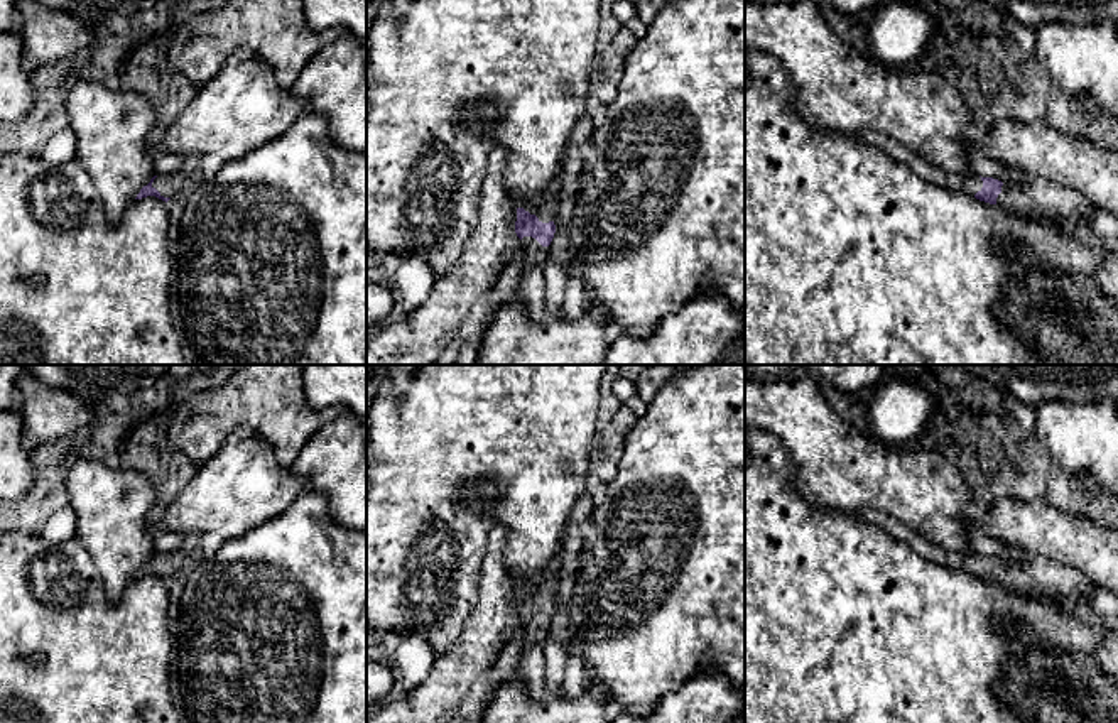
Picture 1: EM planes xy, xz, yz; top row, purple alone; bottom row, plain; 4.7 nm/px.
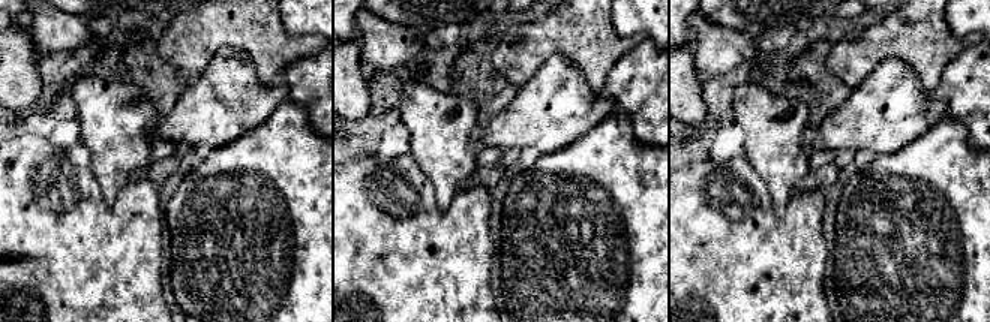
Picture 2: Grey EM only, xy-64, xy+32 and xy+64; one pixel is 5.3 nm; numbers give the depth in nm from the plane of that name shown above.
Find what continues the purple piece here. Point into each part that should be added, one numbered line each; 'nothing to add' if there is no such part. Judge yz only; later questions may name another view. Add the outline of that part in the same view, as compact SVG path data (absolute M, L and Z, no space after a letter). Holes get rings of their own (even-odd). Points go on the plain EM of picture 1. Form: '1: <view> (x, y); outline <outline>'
1: yz (968, 561); outline M861 510L856 514L856 517L871 525L878 525L885 532L888 532L892 537L905 542L912 549L915 549L919 554L922 554L925 559L946 566L954 571L964 571L964 573L976 573L983 566L983 559L980 554L974 552L956 552L951 549L946 549L942 546L936 546L929 542L925 537L915 534L909 527L902 525L898 520L887 517L875 510Z
2: yz (1042, 576); outline M1044 557L1032 559L1030 564L1003 561L995 584L1013 591L1032 591L1035 595L1069 600L1081 605L1088 605L1088 595L1096 586L1081 573Z

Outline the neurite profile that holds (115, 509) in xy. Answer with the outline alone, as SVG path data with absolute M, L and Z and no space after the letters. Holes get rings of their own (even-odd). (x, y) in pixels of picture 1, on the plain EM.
M78 459L66 473L66 500L76 515L76 539L100 571L106 600L118 603L154 556L154 483L142 471Z

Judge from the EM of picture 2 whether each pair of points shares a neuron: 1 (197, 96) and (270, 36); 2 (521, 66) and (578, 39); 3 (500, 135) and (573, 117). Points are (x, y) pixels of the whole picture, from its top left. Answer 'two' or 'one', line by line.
1: two
2: one
3: one

